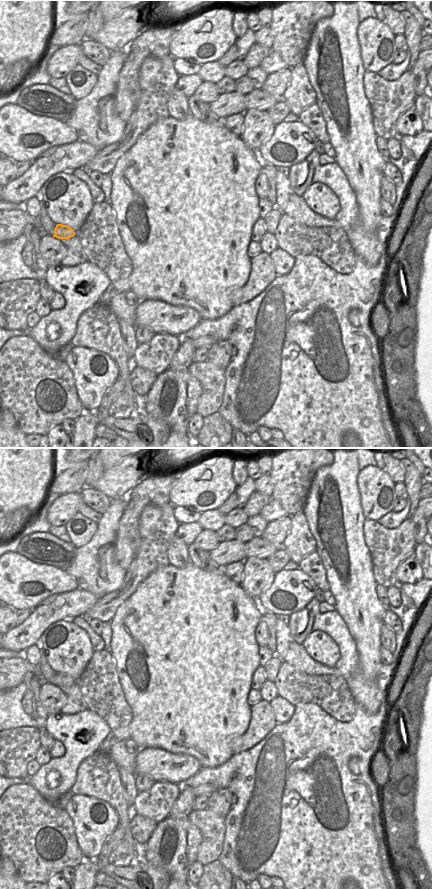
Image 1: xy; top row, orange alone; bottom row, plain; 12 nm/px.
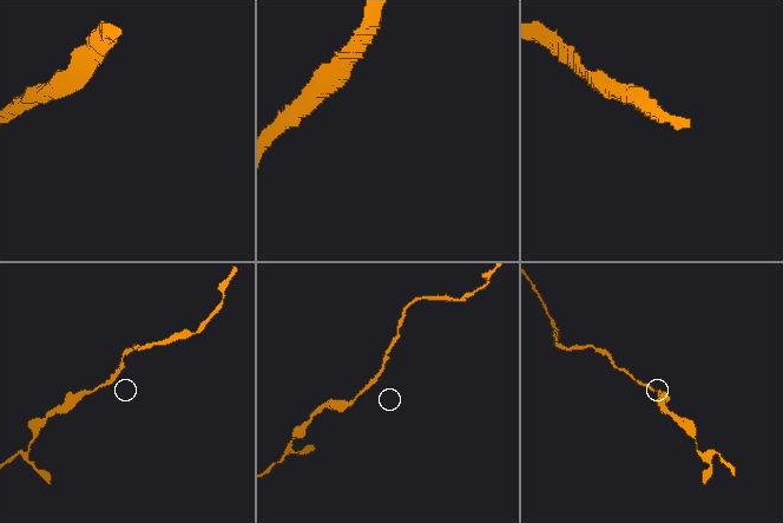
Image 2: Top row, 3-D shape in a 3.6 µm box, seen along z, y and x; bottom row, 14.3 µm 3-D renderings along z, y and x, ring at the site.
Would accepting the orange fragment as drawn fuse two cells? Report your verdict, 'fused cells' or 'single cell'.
single cell

